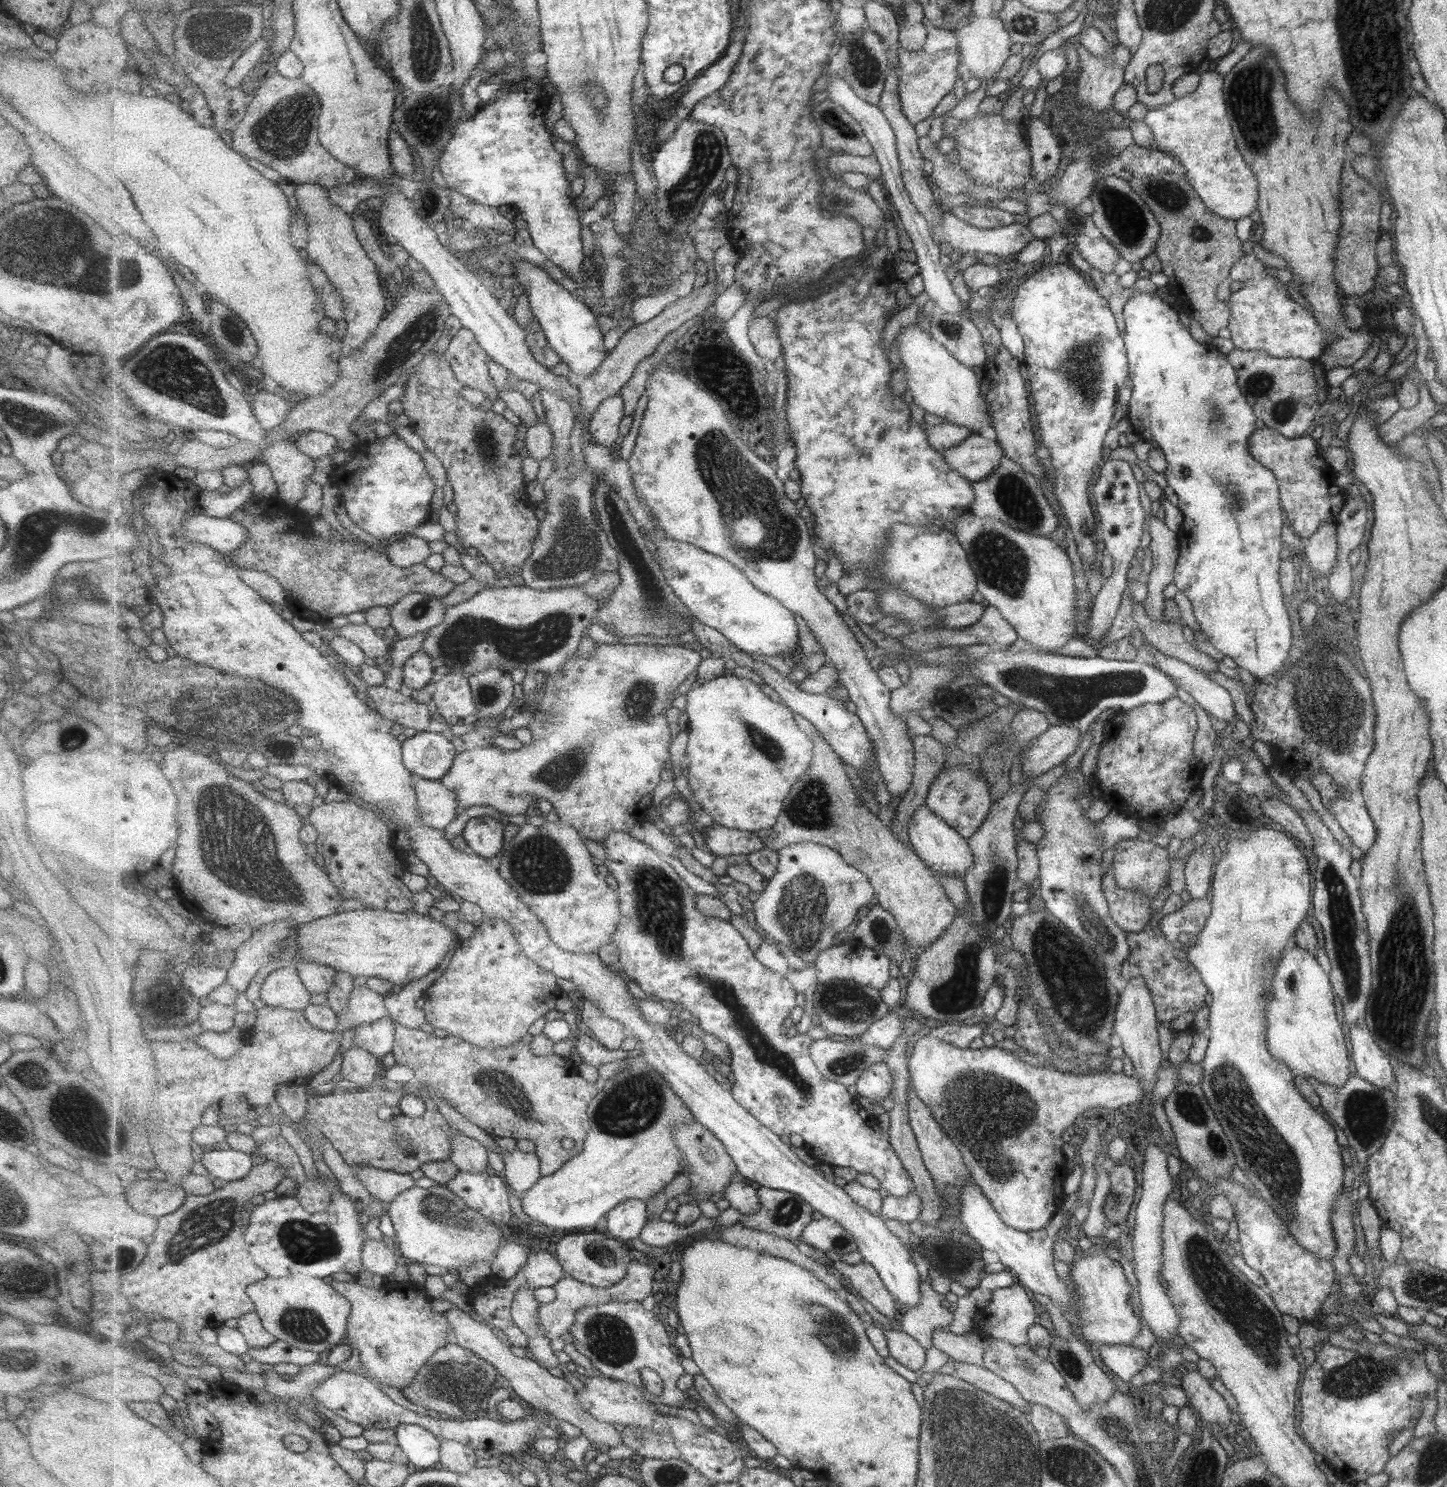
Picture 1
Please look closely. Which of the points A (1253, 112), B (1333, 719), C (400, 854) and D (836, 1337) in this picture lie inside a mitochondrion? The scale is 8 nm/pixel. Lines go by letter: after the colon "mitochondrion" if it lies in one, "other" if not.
A: mitochondrion
B: mitochondrion
C: other
D: mitochondrion

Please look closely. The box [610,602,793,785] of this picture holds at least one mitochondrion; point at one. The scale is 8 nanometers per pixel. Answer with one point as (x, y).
(766, 745)

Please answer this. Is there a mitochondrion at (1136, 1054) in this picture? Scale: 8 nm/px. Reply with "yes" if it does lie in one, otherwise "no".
no

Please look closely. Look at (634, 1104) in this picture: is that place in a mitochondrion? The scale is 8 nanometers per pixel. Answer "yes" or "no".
yes

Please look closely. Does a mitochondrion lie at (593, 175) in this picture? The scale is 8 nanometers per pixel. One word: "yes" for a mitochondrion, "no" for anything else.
no

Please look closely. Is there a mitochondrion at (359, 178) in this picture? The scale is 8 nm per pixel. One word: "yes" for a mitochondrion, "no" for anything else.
no

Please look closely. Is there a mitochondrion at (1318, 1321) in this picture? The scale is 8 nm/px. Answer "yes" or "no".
no

